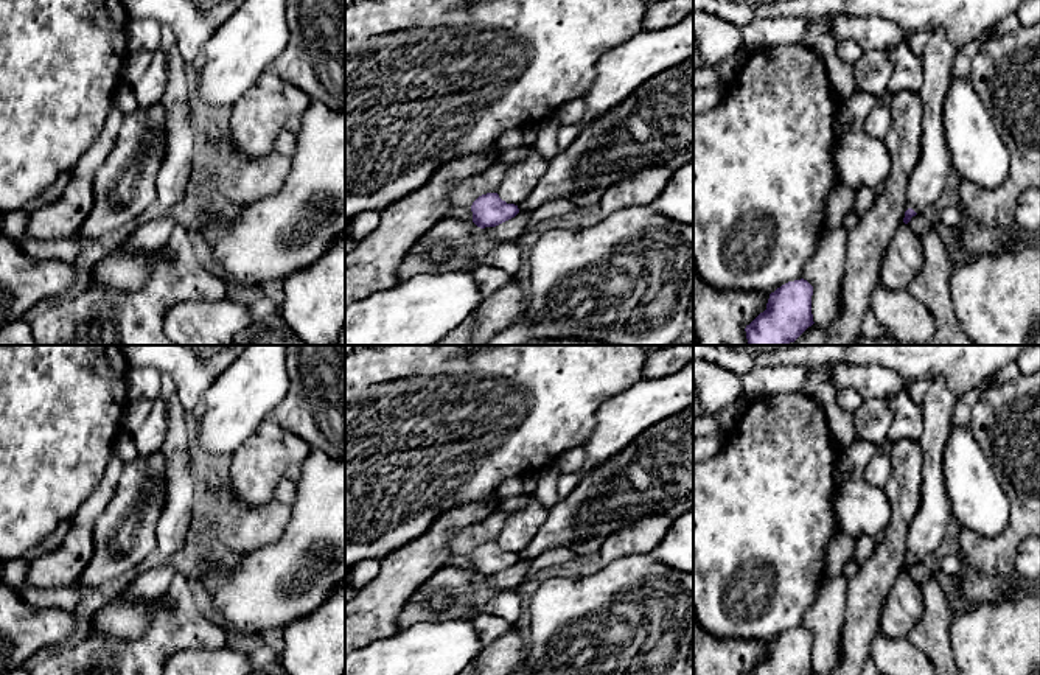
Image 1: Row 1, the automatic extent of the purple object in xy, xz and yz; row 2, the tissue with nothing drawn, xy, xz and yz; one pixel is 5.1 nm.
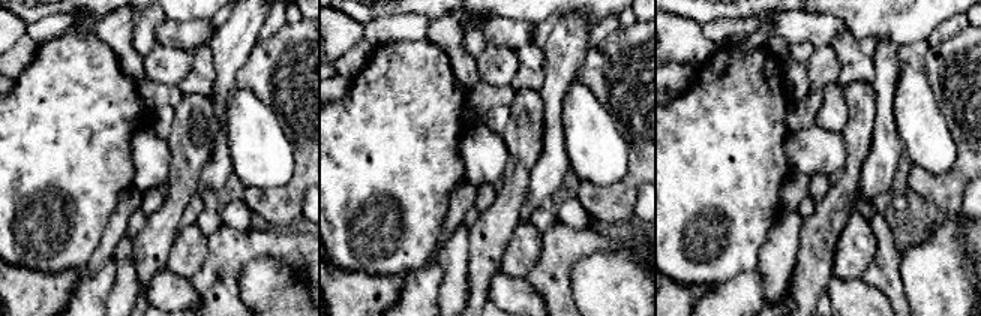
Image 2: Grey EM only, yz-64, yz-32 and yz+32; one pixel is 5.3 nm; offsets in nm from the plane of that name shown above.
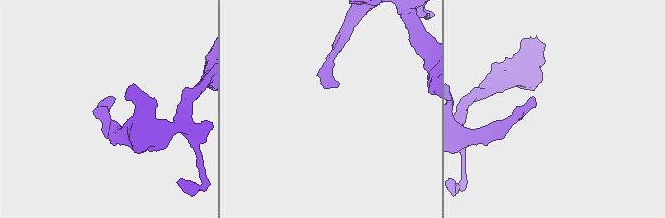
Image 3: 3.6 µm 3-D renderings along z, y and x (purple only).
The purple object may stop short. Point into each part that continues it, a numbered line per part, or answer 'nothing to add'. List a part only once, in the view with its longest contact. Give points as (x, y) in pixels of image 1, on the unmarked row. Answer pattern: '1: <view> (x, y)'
1: yz (939, 406)

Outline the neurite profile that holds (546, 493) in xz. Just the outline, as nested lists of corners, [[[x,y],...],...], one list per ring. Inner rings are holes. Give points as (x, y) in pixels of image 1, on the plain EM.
[[[557,462],[550,463],[541,474],[536,482],[536,488],[533,496],[546,507],[552,509],[558,501],[560,496],[557,493],[557,484],[563,471],[558,468]]]

